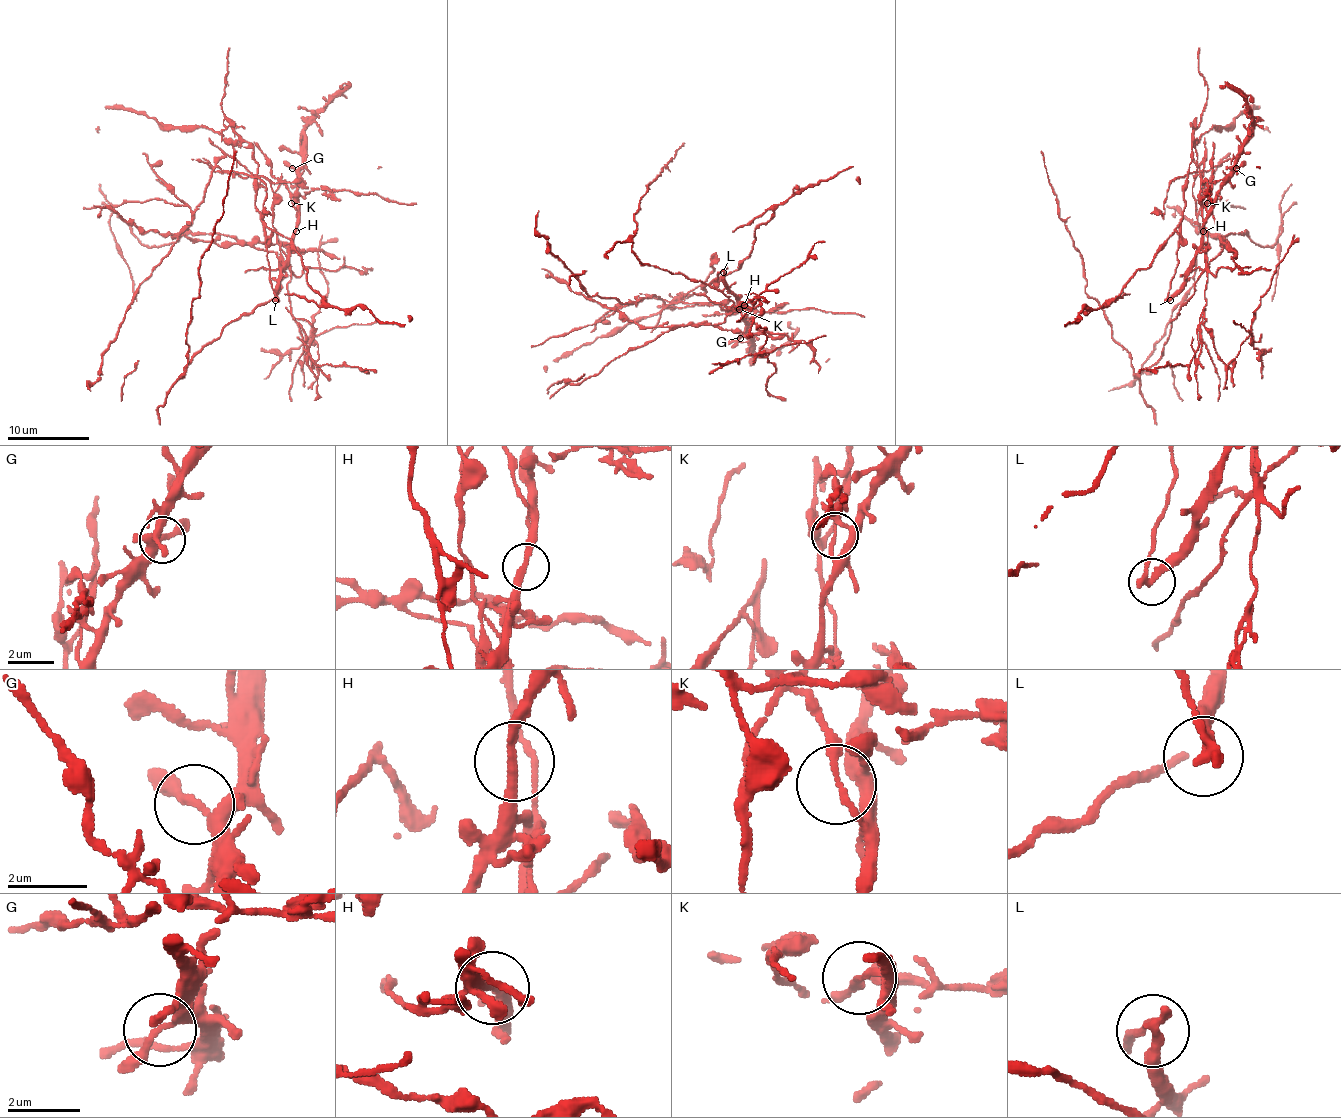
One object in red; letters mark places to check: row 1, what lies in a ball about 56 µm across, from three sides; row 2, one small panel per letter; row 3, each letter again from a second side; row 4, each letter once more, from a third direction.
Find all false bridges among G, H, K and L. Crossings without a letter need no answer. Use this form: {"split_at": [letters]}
{"split_at": ["K", "L"]}

